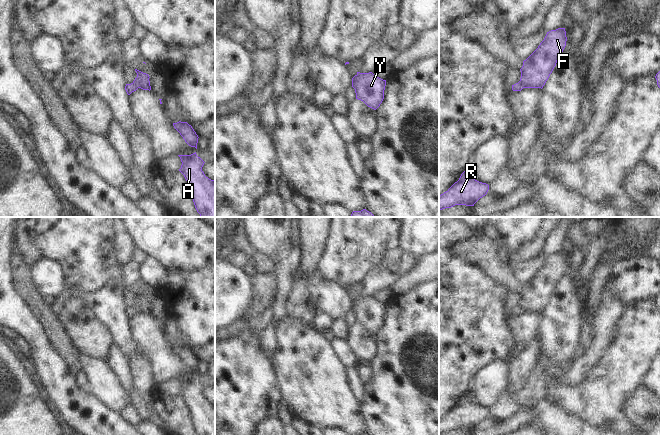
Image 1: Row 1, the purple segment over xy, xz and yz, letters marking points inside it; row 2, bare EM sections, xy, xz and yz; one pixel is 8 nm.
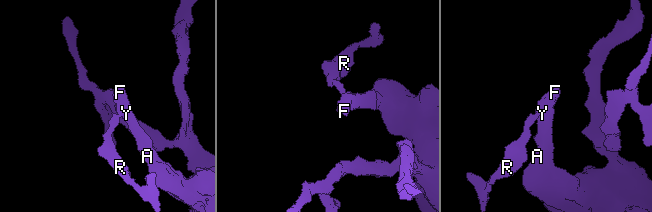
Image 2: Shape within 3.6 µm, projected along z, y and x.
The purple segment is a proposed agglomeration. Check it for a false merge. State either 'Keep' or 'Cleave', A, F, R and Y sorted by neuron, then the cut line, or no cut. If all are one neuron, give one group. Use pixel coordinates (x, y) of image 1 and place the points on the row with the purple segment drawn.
Cleave. Groups: A F Y / R. Split along xy (133, 81), (139, 87)

